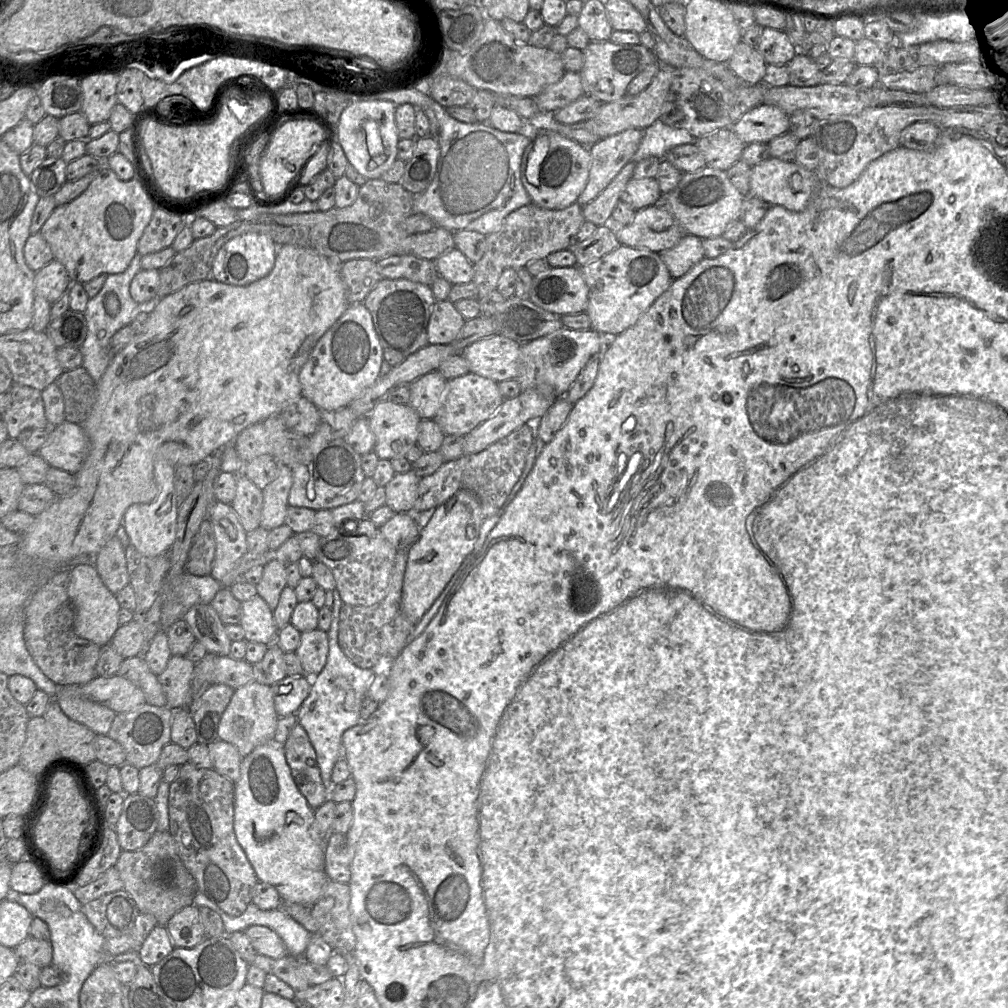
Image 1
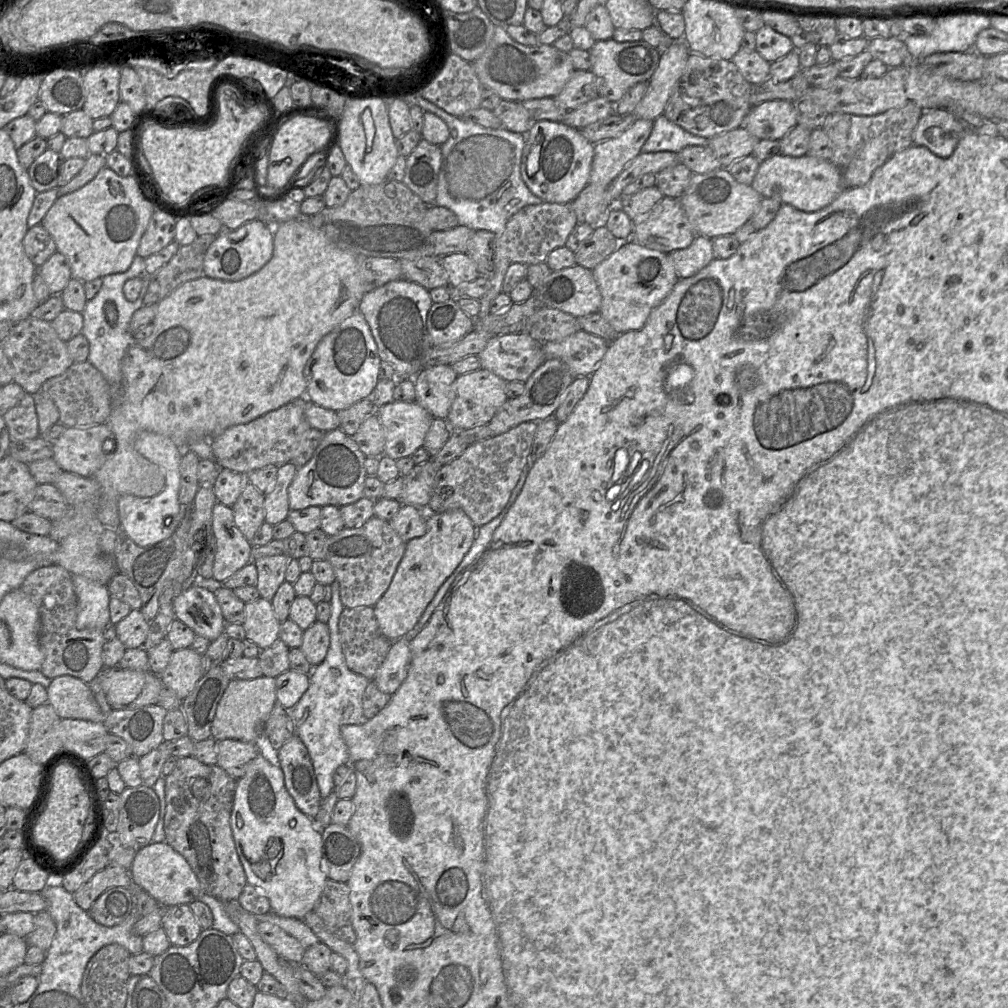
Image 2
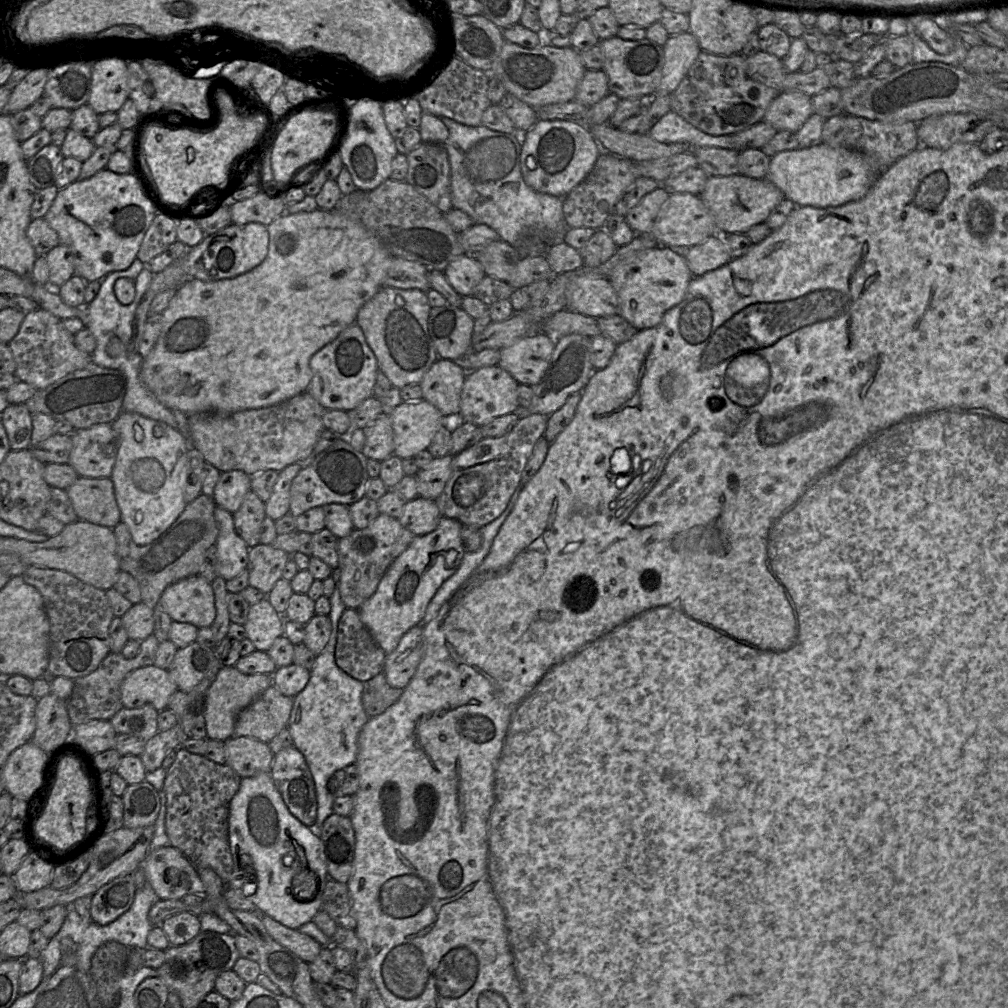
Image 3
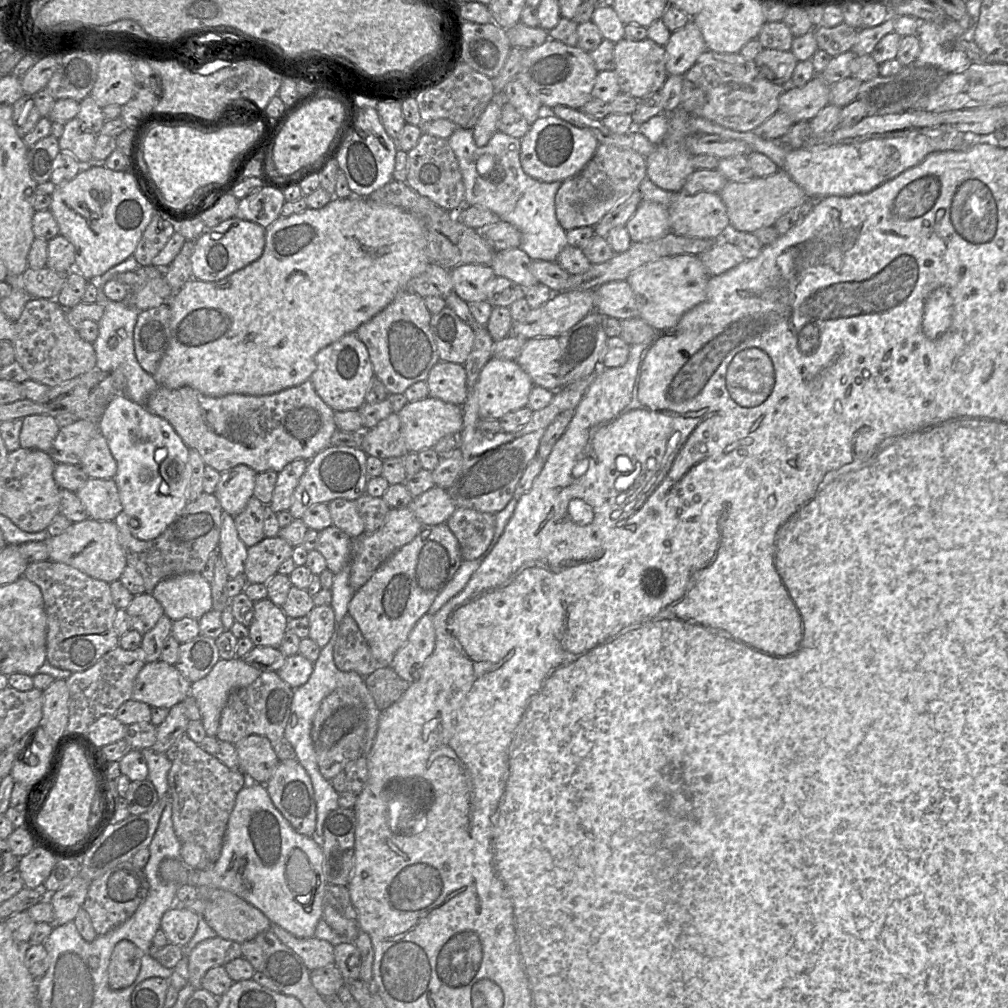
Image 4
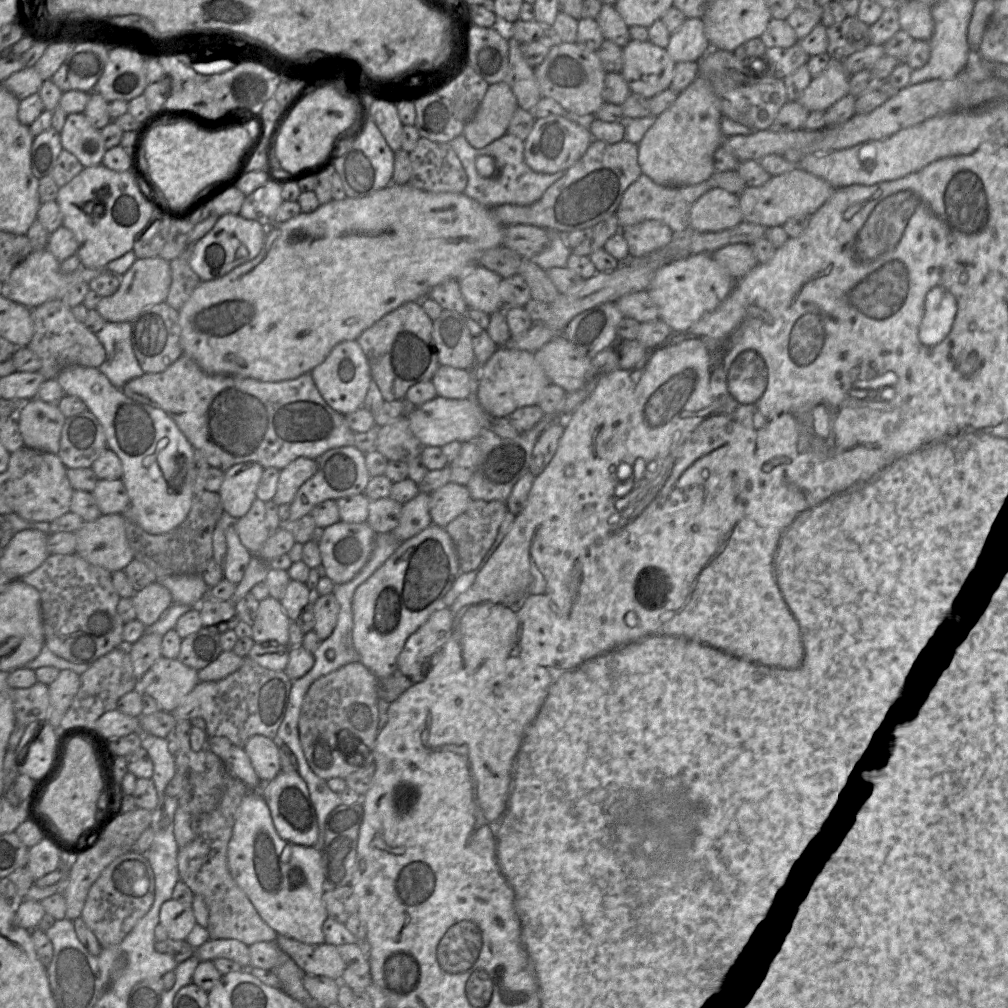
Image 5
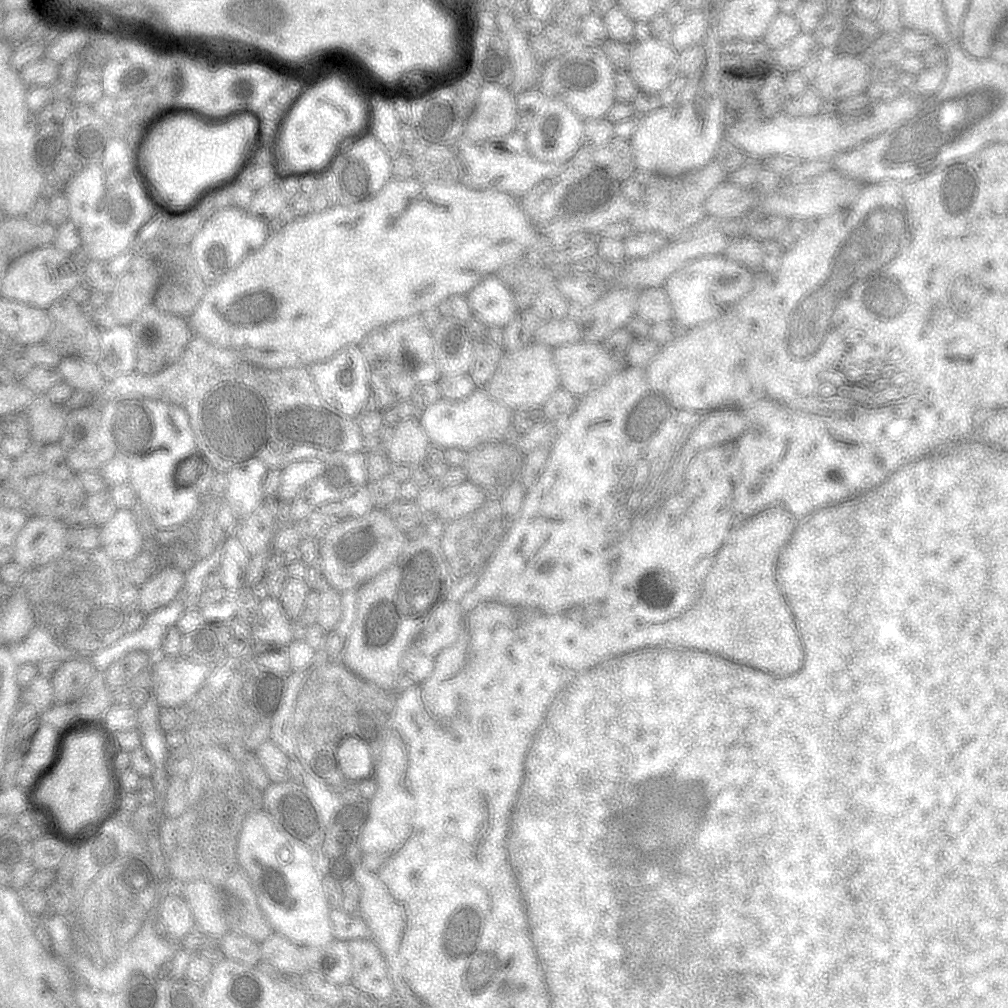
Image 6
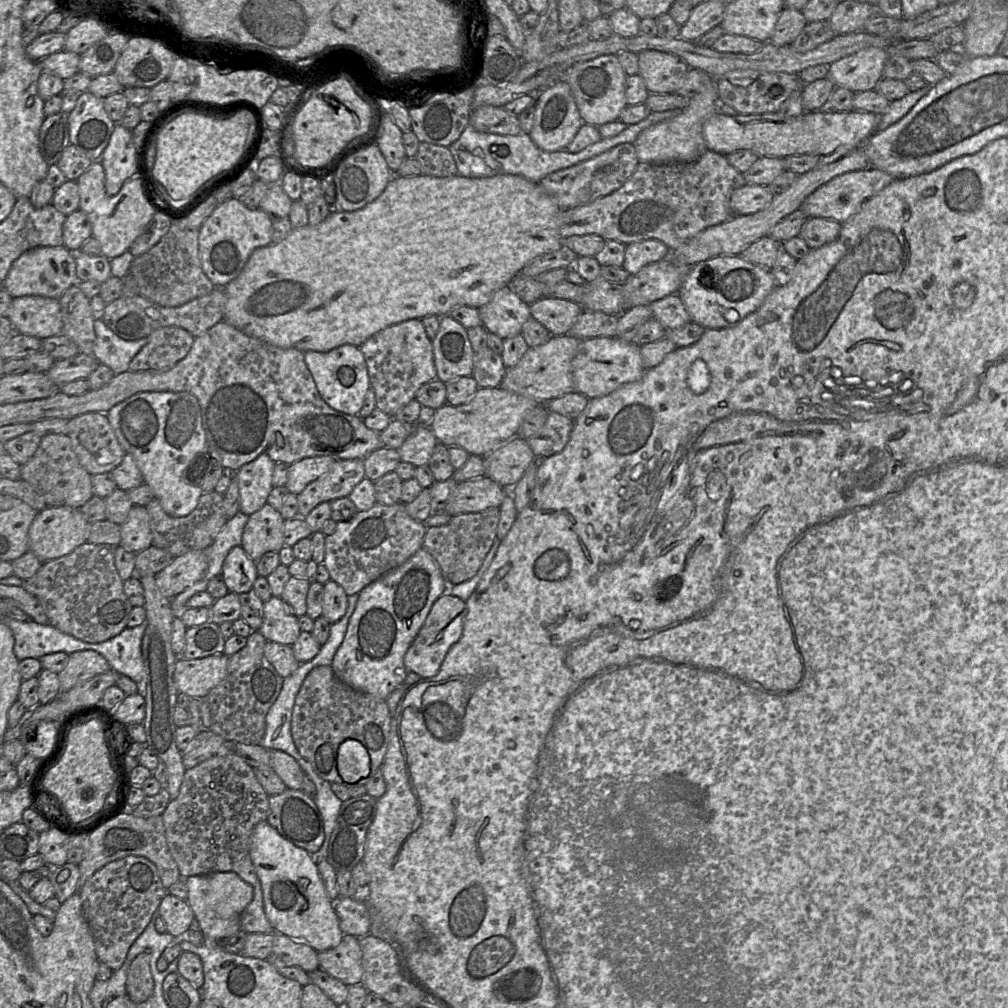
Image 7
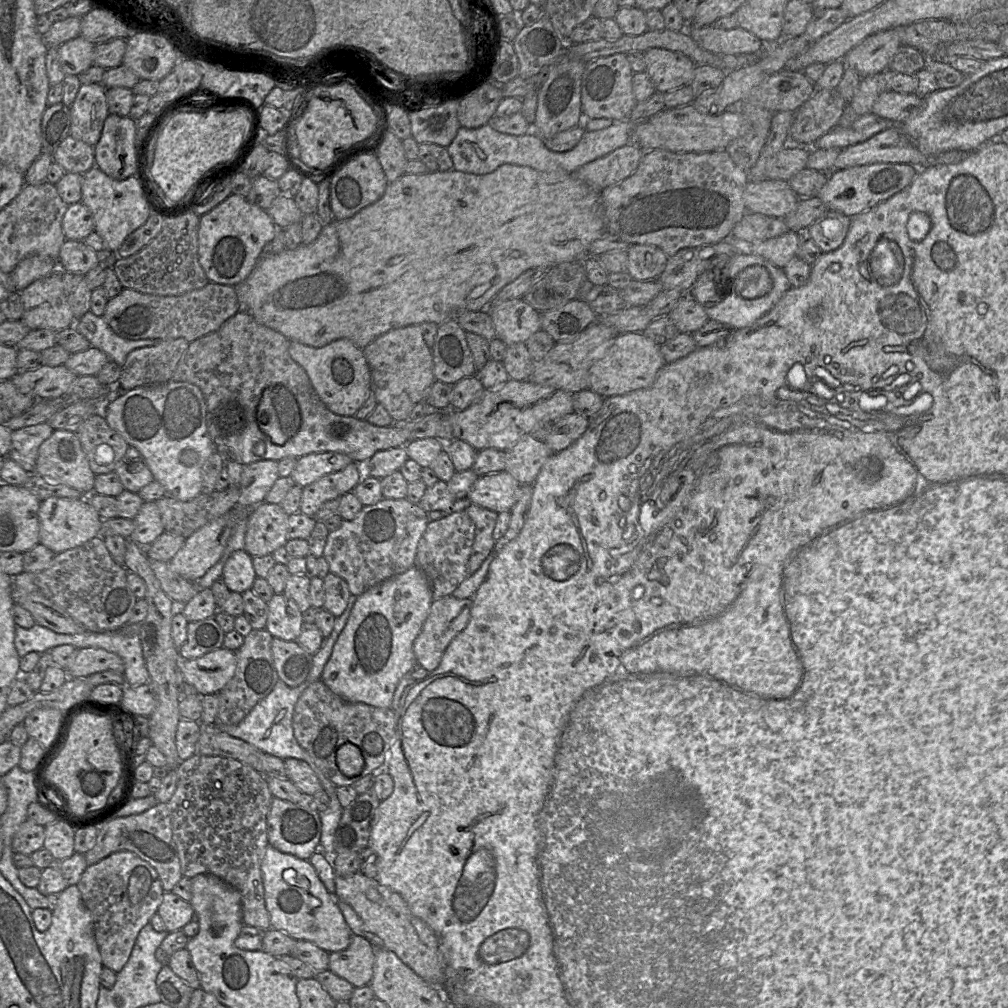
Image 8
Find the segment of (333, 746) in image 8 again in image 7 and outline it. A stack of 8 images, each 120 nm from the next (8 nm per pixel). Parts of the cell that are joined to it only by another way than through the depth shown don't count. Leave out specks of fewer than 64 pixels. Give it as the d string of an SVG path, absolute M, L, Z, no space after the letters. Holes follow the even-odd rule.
M317 666L305 677L292 711L291 734L300 755L323 780L347 789L354 785L345 782L337 771L338 747L346 739L355 739L366 748L371 774L381 770L390 731L391 714L385 700L345 684L336 677L331 666Z

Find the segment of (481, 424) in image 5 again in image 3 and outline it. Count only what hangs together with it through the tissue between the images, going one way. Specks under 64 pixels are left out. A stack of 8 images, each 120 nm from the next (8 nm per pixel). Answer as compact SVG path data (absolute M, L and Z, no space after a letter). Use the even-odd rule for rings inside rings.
M425 400L402 402L390 414L394 433L394 456L401 459L414 458L419 452L427 450L438 430L445 425L445 417L431 403Z

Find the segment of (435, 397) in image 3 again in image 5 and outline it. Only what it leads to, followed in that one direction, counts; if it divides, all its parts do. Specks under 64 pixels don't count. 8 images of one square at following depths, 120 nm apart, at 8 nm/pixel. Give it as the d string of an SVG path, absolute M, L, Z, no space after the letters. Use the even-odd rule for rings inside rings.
M439 365L431 382L435 387L437 396L462 400L471 397L472 379L473 373L469 370Z

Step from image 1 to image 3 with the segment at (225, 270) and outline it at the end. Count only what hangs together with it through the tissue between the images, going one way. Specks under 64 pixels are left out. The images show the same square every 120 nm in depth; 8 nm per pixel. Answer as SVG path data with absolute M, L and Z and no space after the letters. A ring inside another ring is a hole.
M250 222L247 224L231 223L227 227L206 235L193 248L188 248L183 257L183 269L191 278L202 281L216 281L234 278L261 264L268 254L269 233L267 226Z

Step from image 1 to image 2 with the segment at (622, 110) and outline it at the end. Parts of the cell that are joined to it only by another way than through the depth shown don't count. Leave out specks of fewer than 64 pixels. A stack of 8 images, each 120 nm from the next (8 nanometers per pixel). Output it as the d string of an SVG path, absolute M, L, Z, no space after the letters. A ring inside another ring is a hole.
M683 40L669 42L662 49L658 66L648 81L646 93L632 112L636 119L653 121L664 113L690 54Z

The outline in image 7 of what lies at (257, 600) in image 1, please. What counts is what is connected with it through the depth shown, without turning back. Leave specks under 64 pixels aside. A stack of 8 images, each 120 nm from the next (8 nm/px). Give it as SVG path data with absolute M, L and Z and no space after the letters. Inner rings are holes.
M273 596L264 603L260 633L267 641L293 645L301 634L298 616L280 596Z

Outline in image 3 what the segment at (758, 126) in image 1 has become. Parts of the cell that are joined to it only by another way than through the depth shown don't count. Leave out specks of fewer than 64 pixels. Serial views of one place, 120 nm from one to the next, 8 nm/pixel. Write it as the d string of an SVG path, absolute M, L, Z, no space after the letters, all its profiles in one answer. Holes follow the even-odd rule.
M780 92L761 121L778 131L798 131L813 114L811 97L802 92Z

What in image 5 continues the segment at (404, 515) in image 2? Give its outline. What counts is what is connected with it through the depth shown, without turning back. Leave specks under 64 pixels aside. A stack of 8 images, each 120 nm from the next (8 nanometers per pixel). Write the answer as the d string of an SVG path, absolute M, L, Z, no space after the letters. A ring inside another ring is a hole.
M449 482L430 494L432 524L445 527L463 514L472 498L466 485Z

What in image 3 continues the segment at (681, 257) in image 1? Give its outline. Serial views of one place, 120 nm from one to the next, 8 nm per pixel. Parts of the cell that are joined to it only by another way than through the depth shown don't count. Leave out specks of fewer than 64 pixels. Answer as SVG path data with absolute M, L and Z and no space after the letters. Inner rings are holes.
M716 233L682 253L693 277L702 276L733 259L721 233Z

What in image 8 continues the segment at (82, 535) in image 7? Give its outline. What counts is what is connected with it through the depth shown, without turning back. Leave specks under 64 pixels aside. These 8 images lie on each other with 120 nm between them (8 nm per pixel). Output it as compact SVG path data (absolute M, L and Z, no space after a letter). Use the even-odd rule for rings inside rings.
M49 497L41 501L38 516L39 542L55 554L79 547L100 534L102 519L85 497Z

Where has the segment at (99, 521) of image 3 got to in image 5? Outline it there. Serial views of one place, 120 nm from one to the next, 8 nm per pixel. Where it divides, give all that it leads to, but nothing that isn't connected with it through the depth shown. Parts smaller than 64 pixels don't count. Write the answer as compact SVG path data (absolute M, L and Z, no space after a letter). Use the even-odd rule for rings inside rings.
M121 479L98 480L91 494L101 515L120 514L130 505L129 495Z

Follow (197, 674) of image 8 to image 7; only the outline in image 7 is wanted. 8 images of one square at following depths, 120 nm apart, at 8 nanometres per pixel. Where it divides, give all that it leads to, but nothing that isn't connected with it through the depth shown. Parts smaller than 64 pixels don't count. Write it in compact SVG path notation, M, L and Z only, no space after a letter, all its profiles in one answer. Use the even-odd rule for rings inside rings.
M224 653L196 659L179 657L174 670L178 691L191 697L205 697L225 678L228 658Z

